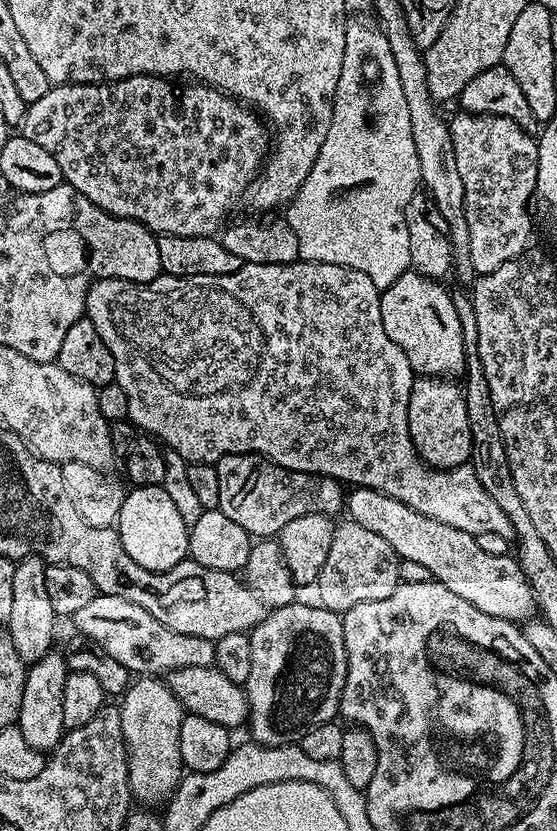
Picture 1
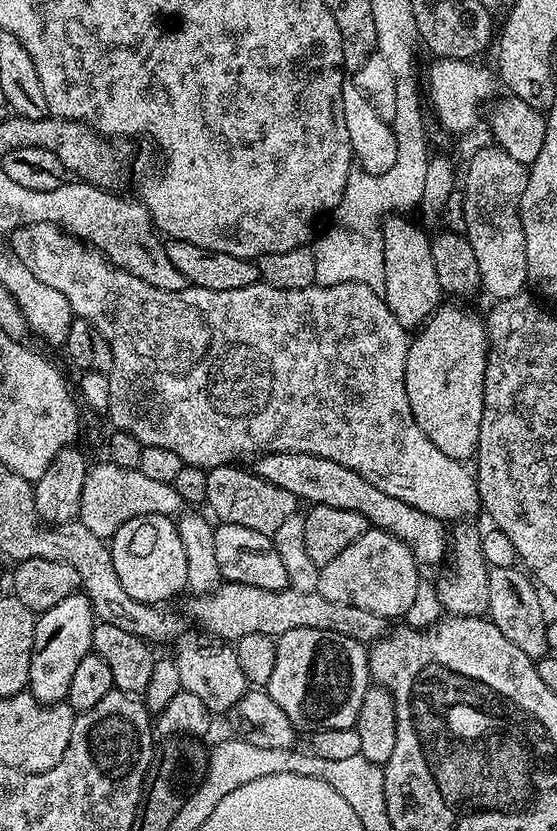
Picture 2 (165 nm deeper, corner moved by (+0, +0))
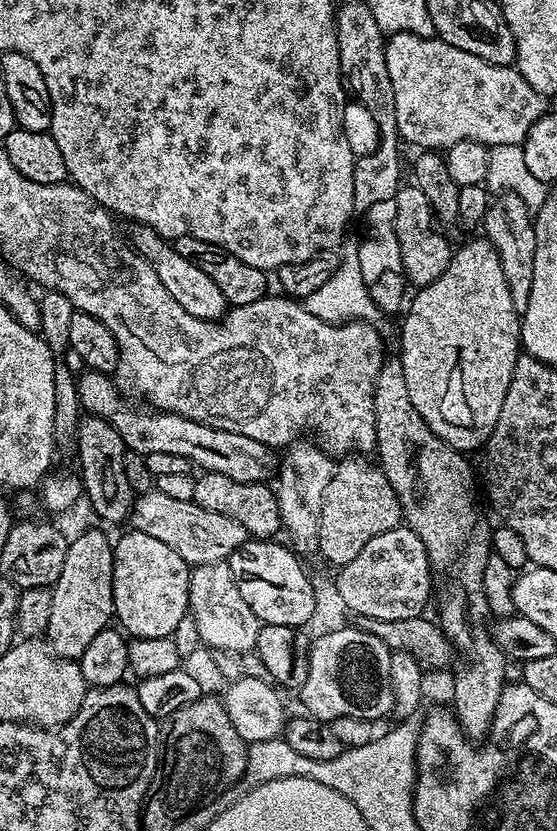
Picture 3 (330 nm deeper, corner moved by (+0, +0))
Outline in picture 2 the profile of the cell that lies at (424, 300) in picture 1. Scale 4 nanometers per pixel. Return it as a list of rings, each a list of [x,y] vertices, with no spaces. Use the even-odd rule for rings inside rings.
[[[404,214],[385,216],[382,238],[384,239],[384,301],[390,306],[390,314],[398,318],[403,328],[416,330],[442,303],[438,286],[438,273],[434,271],[434,258],[430,255],[430,236],[415,219],[407,220]]]

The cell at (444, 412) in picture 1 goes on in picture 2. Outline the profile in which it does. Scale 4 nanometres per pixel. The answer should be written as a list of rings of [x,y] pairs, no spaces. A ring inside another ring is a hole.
[[[444,302],[440,307],[432,313],[431,317],[424,321],[422,327],[411,337],[408,353],[406,354],[406,398],[410,398],[410,410],[414,414],[414,422],[418,422],[418,426],[422,430],[422,434],[426,434],[426,438],[430,438],[430,442],[434,442],[434,446],[438,446],[438,450],[442,450],[442,454],[446,454],[450,458],[461,462],[468,462],[475,457],[476,447],[478,446],[478,434],[482,426],[482,410],[484,409],[484,379],[486,378],[486,362],[488,361],[488,330],[485,321],[476,312],[471,312],[468,308],[463,308],[460,302]]]

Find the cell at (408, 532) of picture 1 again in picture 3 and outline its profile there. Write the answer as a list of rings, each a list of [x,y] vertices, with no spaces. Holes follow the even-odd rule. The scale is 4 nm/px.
[[[85,371],[77,379],[76,386],[81,409],[85,413],[108,420],[121,435],[126,448],[140,456],[182,454],[182,458],[189,460],[195,467],[197,464],[197,469],[226,474],[226,478],[234,478],[234,482],[243,484],[263,484],[271,481],[271,476],[273,479],[277,475],[277,449],[254,438],[246,438],[246,434],[218,430],[214,426],[206,426],[202,422],[179,416],[176,412],[162,412],[151,406],[135,408],[132,405],[135,403],[125,399],[109,373]]]

